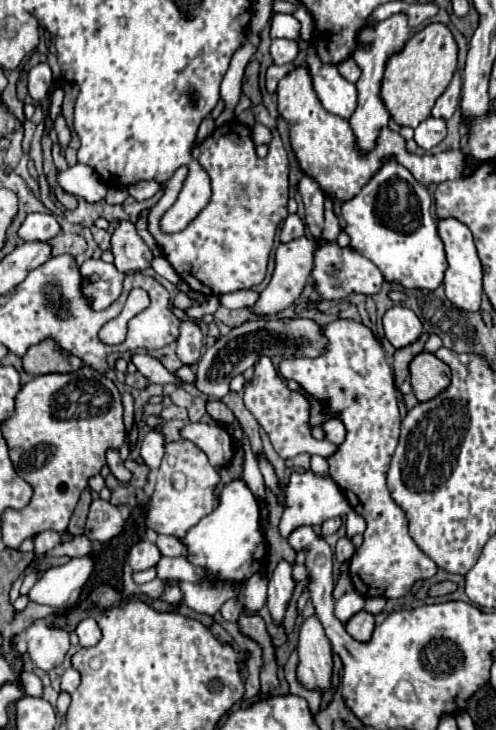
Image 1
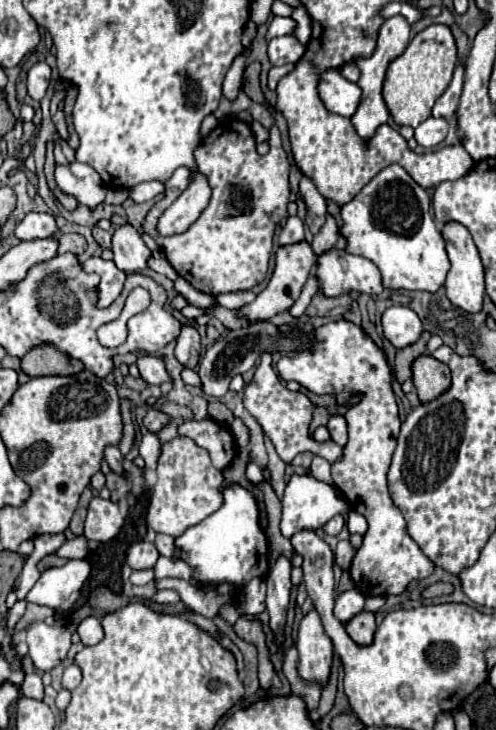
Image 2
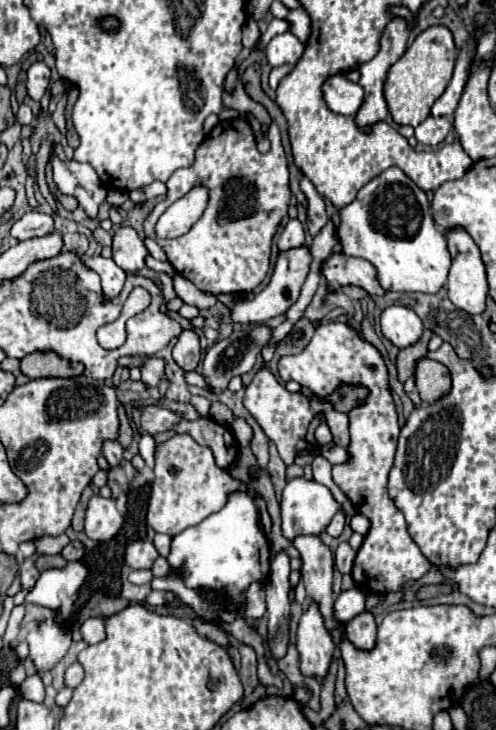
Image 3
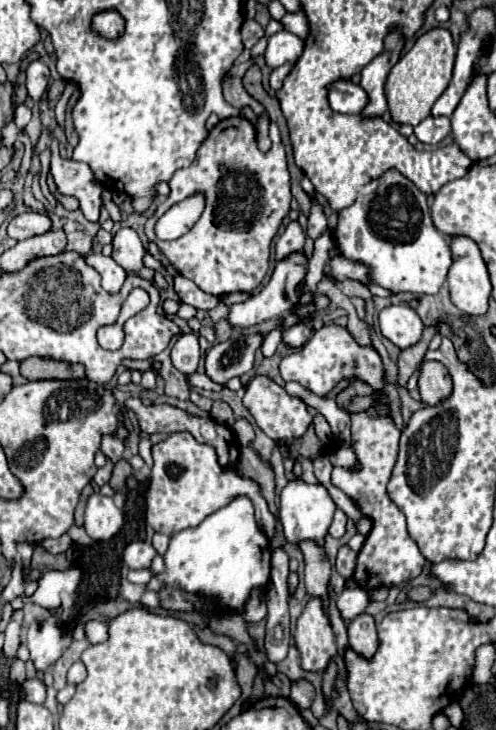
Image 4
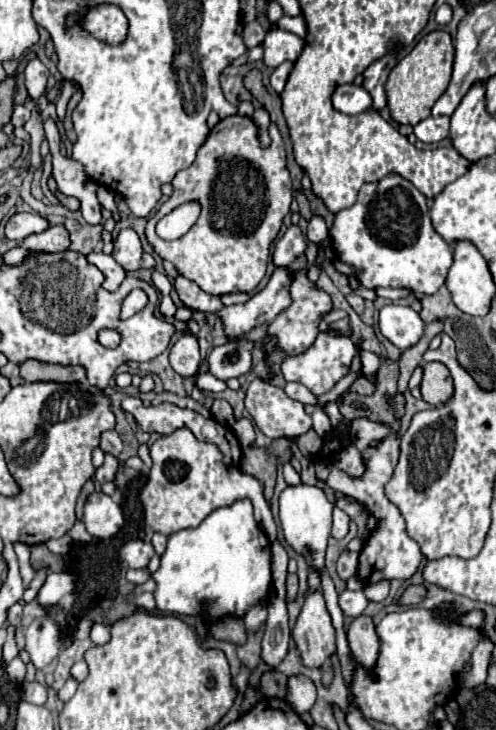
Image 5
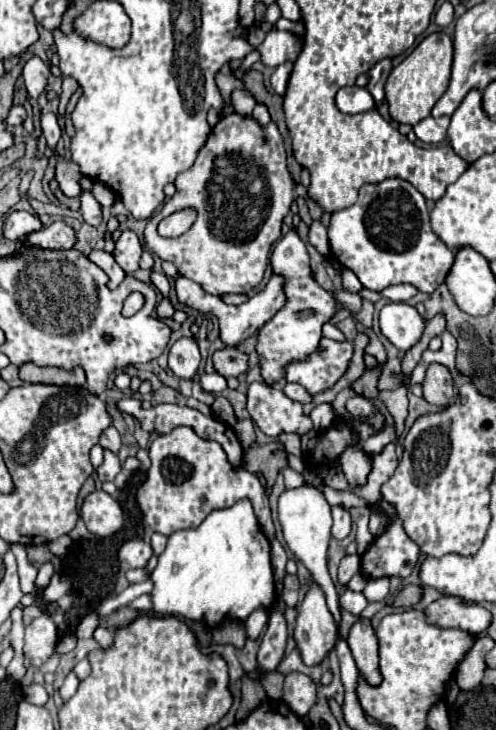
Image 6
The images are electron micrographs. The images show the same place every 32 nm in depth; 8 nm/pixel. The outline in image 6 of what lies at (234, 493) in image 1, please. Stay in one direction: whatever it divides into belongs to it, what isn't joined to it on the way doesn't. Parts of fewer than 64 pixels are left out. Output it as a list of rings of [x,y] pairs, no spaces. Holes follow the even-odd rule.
[[[248,500],[210,512],[198,528],[174,532],[150,580],[154,582],[154,590],[150,592],[154,612],[206,620],[210,628],[228,618],[246,620],[252,610],[270,608],[276,598],[270,542],[258,528]]]

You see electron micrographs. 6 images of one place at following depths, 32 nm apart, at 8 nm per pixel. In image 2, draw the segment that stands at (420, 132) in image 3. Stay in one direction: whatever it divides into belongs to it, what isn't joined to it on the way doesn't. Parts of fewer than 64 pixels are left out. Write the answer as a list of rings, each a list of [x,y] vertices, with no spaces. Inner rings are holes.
[[[426,118],[418,128],[416,128],[416,142],[424,148],[434,148],[438,146],[448,134],[448,124],[444,118]]]

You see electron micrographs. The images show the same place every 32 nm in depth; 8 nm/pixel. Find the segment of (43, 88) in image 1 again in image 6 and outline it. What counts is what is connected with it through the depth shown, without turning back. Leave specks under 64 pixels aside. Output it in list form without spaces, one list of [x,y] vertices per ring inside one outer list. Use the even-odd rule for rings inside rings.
[[[32,56],[26,62],[22,76],[24,76],[24,84],[26,84],[26,90],[28,90],[30,98],[38,98],[44,92],[46,84],[48,84],[50,70],[38,56]]]

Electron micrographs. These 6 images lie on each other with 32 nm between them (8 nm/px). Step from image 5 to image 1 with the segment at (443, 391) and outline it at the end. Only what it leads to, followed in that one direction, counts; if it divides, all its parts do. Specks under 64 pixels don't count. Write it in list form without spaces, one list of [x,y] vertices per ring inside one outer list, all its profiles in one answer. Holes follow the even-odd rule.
[[[420,352],[410,362],[410,384],[420,402],[432,400],[450,384],[450,368],[432,352]]]

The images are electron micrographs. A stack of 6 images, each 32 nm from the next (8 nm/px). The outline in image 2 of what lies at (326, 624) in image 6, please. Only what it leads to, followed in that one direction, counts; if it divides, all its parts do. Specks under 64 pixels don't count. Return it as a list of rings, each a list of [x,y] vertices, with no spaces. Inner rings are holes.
[[[316,610],[306,614],[300,622],[296,648],[300,654],[298,674],[302,680],[326,686],[332,668],[332,640],[326,636]]]

